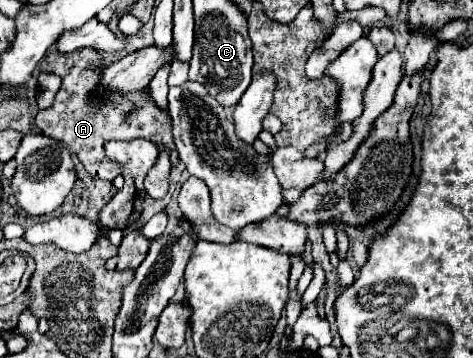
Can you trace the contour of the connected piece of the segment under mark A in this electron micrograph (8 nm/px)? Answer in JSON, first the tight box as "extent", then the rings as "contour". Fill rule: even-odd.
{"extent":[34,50,178,180],"contour":[[[94,50],[84,52],[84,56],[76,56],[76,64],[54,64],[54,56],[50,56],[50,66],[42,60],[40,70],[42,72],[52,72],[56,76],[62,78],[62,86],[54,98],[54,104],[46,110],[38,110],[34,122],[36,126],[50,138],[62,140],[72,152],[76,152],[78,160],[84,164],[86,172],[94,178],[102,178],[102,180],[114,180],[120,174],[120,166],[108,158],[104,158],[104,142],[106,140],[132,140],[132,138],[148,138],[156,144],[166,144],[170,148],[170,158],[172,158],[172,166],[176,166],[178,162],[178,154],[174,152],[174,144],[172,144],[172,132],[170,132],[170,116],[166,112],[162,112],[148,90],[142,92],[134,92],[134,96],[128,96],[128,100],[120,100],[118,96],[114,96],[116,104],[106,104],[102,108],[94,106],[94,104],[86,104],[90,92],[98,86],[98,76],[100,72],[94,72],[92,68],[98,66],[98,56],[94,54]]]}

